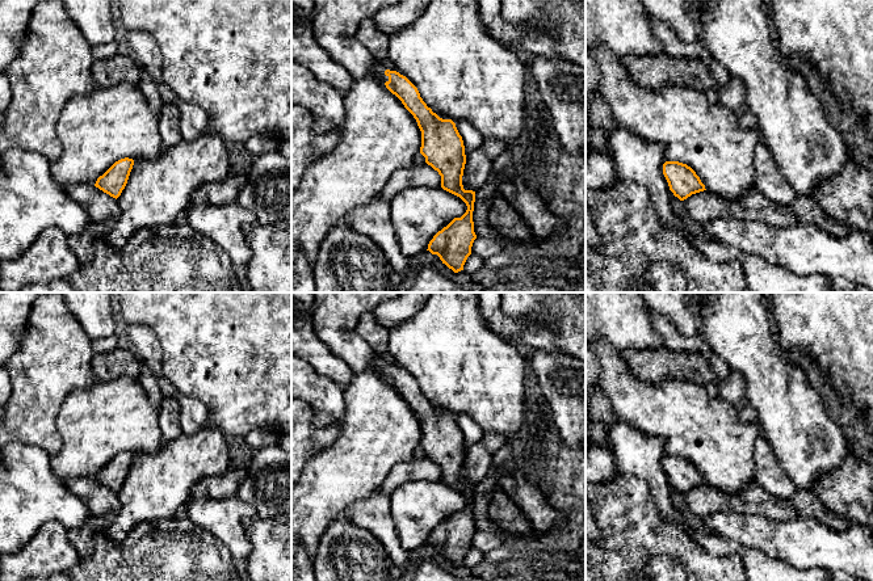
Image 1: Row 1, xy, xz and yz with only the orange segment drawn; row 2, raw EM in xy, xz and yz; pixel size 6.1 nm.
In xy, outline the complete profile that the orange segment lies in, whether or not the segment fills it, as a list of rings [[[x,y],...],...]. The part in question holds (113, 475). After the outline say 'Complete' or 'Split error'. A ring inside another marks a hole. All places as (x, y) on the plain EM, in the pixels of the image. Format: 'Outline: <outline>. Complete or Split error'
Outline: [[[129,451],[116,455],[97,472],[95,480],[117,493],[127,477],[133,459],[134,454]]]. Complete

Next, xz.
Outline: [[[314,292],[312,327],[330,351],[341,358],[358,375],[369,367],[377,370],[414,409],[421,425],[420,447],[441,470],[441,481],[459,491],[467,500],[461,511],[454,511],[428,538],[454,567],[463,564],[477,529],[473,505],[475,485],[465,484],[462,470],[466,458],[465,439],[456,417],[442,413],[420,391],[417,382],[403,369],[382,359],[357,331],[364,313],[399,292]]]. Split error

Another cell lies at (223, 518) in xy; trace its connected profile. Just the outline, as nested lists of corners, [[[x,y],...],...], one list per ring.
[[[238,496],[196,498],[185,504],[184,513],[197,529],[211,534],[228,548],[235,567],[247,564],[252,543],[243,519],[257,515],[251,504]]]

